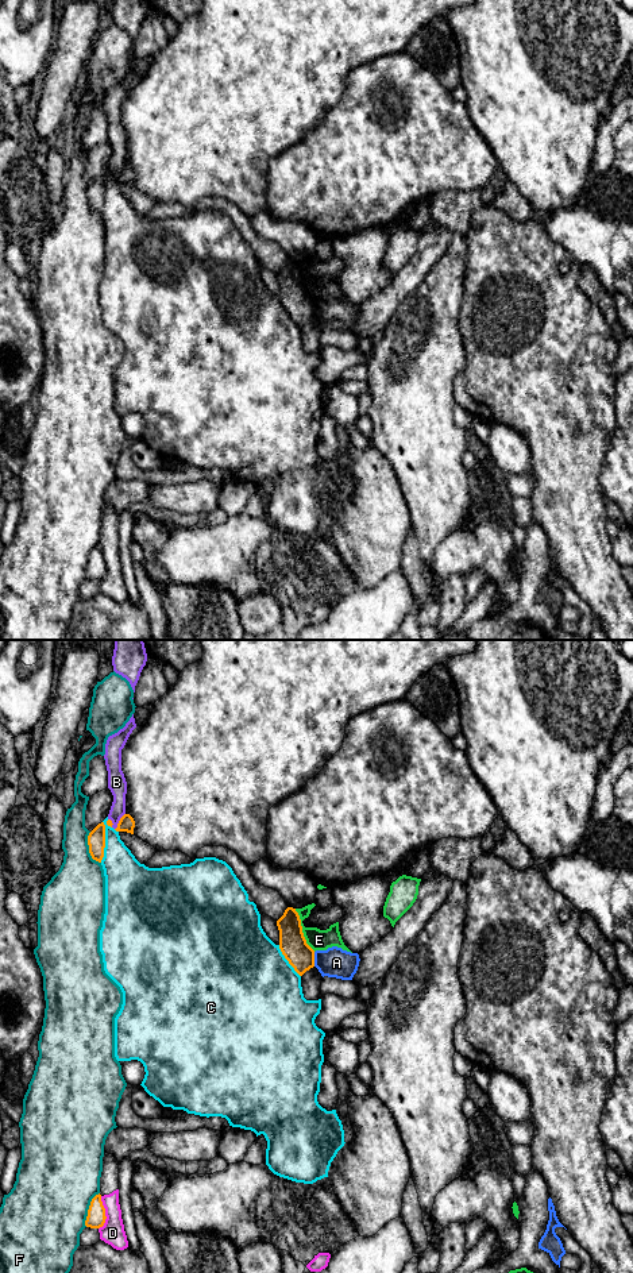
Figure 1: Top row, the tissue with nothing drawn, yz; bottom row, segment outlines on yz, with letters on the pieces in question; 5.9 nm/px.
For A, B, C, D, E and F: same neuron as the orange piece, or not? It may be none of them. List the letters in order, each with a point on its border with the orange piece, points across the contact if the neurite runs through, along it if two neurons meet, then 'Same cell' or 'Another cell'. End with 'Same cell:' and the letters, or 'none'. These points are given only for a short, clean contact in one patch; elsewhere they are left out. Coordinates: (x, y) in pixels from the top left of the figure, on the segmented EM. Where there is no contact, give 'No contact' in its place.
A: Touches orange at yz (313, 959). Another cell
B: Touches orange at yz (119, 821). Another cell
C: Touches orange at yz (104, 841). Another cell
D: Touches orange at yz (104, 1212). Another cell
E: Touches orange at yz (301, 930). Another cell
F: Touches orange at yz (89, 849). Another cell
Same cell: none

